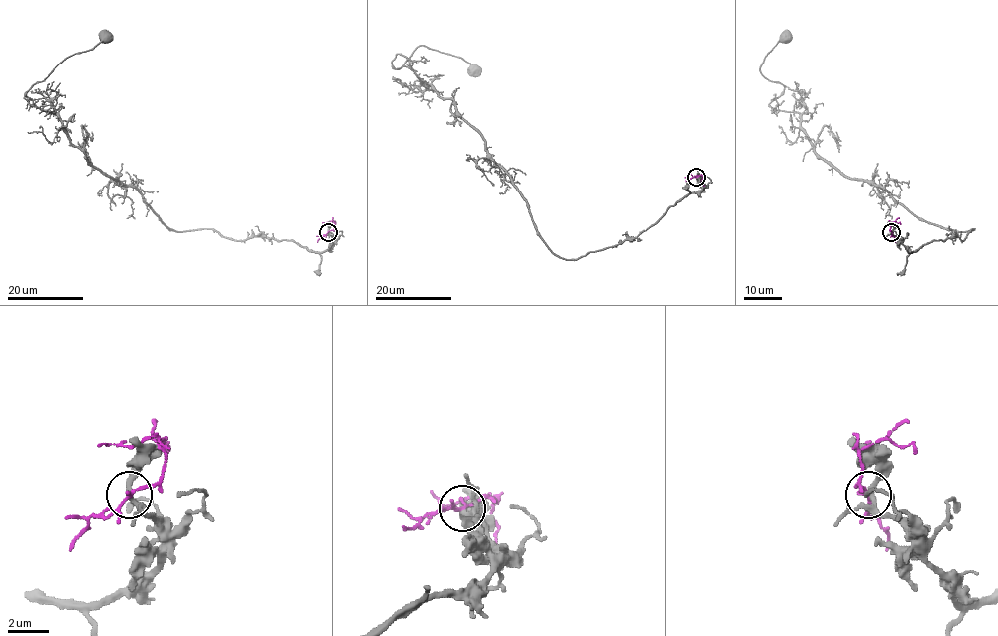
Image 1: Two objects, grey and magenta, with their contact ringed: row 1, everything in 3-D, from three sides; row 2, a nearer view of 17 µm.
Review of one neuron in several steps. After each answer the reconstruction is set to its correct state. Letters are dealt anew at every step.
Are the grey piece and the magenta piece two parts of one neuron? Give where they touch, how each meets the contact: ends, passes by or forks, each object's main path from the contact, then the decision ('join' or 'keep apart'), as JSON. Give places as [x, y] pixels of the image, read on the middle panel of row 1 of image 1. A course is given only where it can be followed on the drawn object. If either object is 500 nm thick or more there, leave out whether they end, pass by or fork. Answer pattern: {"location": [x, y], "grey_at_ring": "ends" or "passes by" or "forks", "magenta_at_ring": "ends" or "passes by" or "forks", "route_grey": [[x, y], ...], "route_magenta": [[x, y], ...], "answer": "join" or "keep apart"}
{"location": [696, 177], "grey_at_ring": "forks", "magenta_at_ring": "forks", "route_grey": [[697, 177], [701, 189], [635, 237], [557, 256], [451, 99], [406, 58], [392, 63], [426, 46], [473, 68]], "route_magenta": [[697, 177], [703, 176], [693, 177], [691, 174]], "answer": "keep apart"}

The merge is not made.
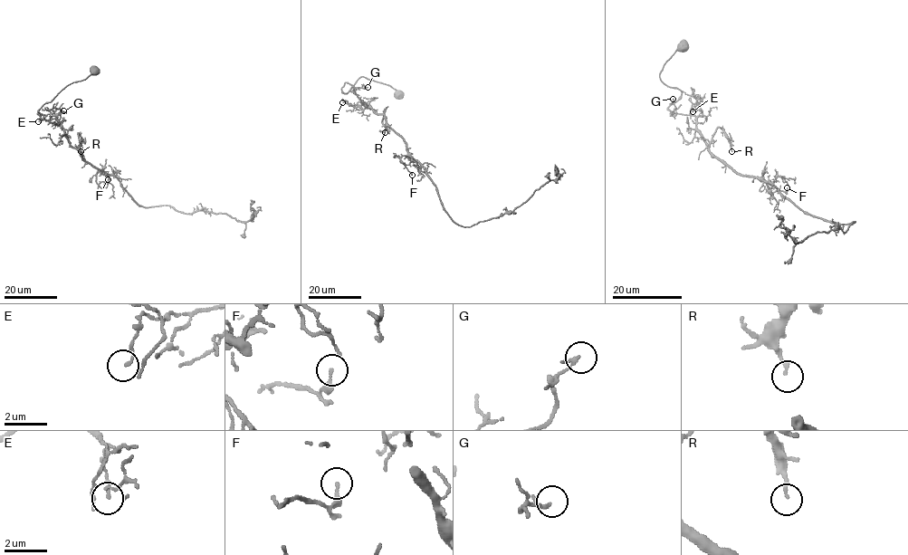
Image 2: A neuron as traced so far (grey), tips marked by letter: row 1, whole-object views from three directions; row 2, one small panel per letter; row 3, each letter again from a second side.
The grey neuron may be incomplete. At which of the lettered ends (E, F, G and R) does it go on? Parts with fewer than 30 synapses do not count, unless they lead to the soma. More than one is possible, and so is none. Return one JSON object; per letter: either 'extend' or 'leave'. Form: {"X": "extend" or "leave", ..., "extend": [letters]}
{"E": "leave", "F": "leave", "G": "leave", "R": "leave", "extend": []}

